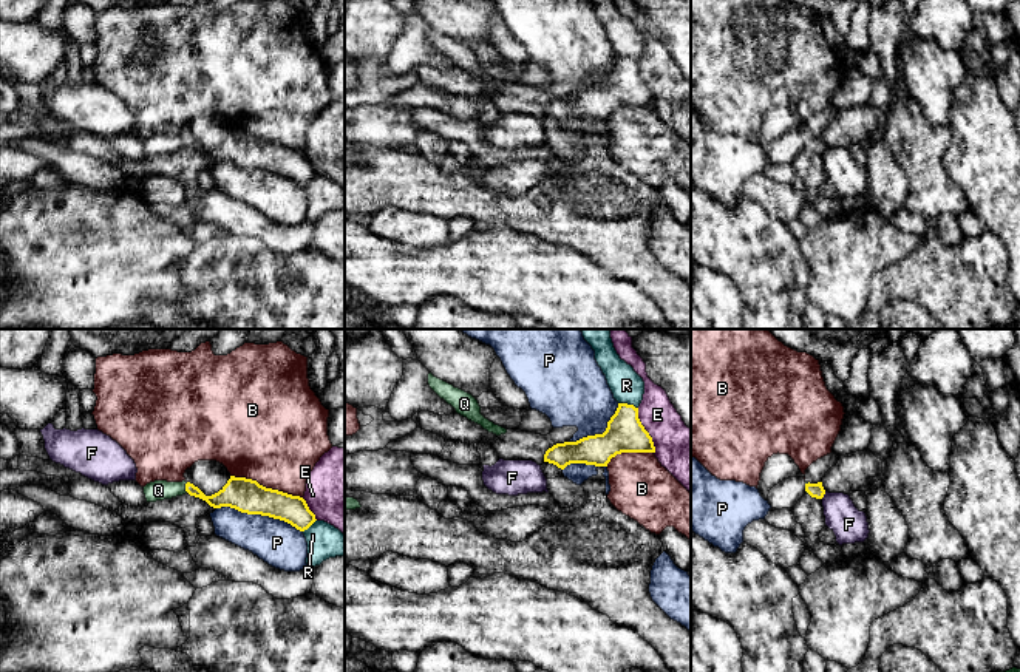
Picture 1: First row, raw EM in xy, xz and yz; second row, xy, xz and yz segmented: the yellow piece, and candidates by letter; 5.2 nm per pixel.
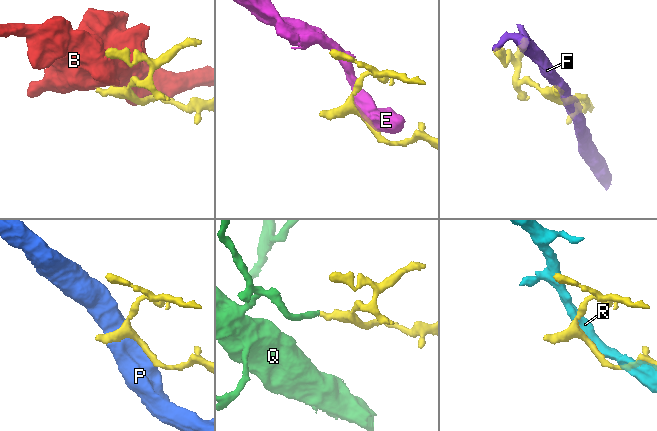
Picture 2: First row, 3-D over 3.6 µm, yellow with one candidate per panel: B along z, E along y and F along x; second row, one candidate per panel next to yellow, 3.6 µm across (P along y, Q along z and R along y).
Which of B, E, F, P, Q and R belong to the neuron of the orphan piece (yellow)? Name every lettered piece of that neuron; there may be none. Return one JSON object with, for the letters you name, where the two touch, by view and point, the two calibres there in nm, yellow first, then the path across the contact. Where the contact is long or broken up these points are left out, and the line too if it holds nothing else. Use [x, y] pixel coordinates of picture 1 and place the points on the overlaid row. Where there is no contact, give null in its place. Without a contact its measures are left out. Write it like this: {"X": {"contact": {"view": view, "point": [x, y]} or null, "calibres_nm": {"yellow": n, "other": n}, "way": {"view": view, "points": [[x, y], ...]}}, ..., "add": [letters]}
{"Q": {"contact": {"view": "xy", "point": [186, 487]}, "calibres_nm": {"yellow": 130, "other": 110}, "way": {"view": "xy", "points": [[232, 495], [204, 498], [186, 487], [158, 490]]}}, "add": ["Q"]}

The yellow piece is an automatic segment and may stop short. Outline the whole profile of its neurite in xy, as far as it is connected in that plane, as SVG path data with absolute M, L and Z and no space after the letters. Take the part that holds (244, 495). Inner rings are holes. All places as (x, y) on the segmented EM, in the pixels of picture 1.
M230 476L227 484L212 496L206 496L185 480L155 480L144 487L147 502L172 499L185 493L206 501L213 508L230 507L247 514L269 516L284 521L300 531L308 530L317 521L303 497L266 488L246 477Z

